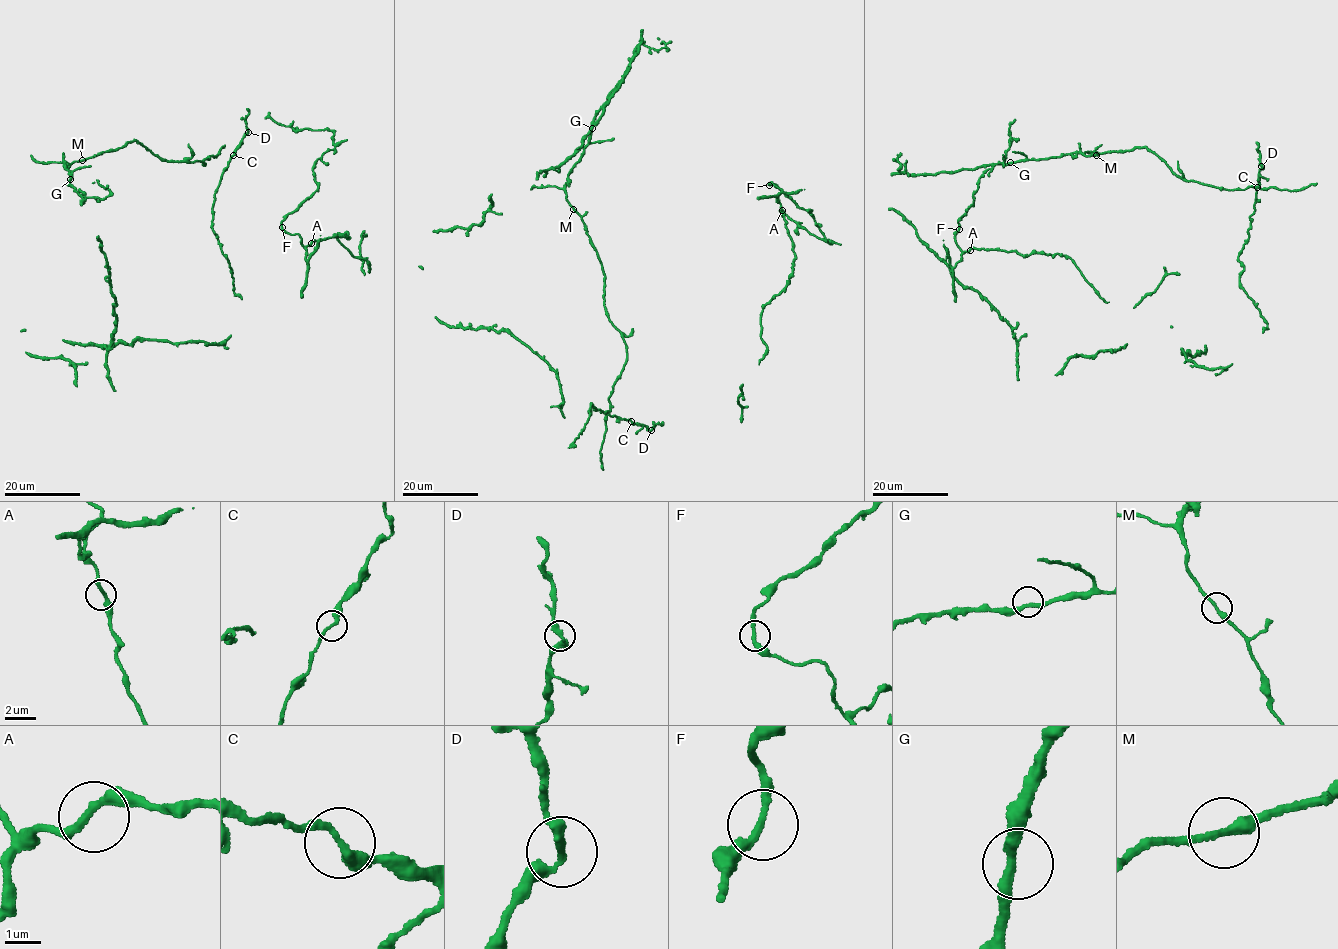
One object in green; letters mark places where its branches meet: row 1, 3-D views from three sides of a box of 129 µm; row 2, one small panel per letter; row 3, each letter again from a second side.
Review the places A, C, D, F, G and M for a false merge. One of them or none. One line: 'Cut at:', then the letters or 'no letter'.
Cut at: no letter

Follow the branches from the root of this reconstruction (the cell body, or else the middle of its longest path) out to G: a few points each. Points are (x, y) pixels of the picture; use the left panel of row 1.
G: (82, 160), (63, 162), (70, 171), (70, 179)

